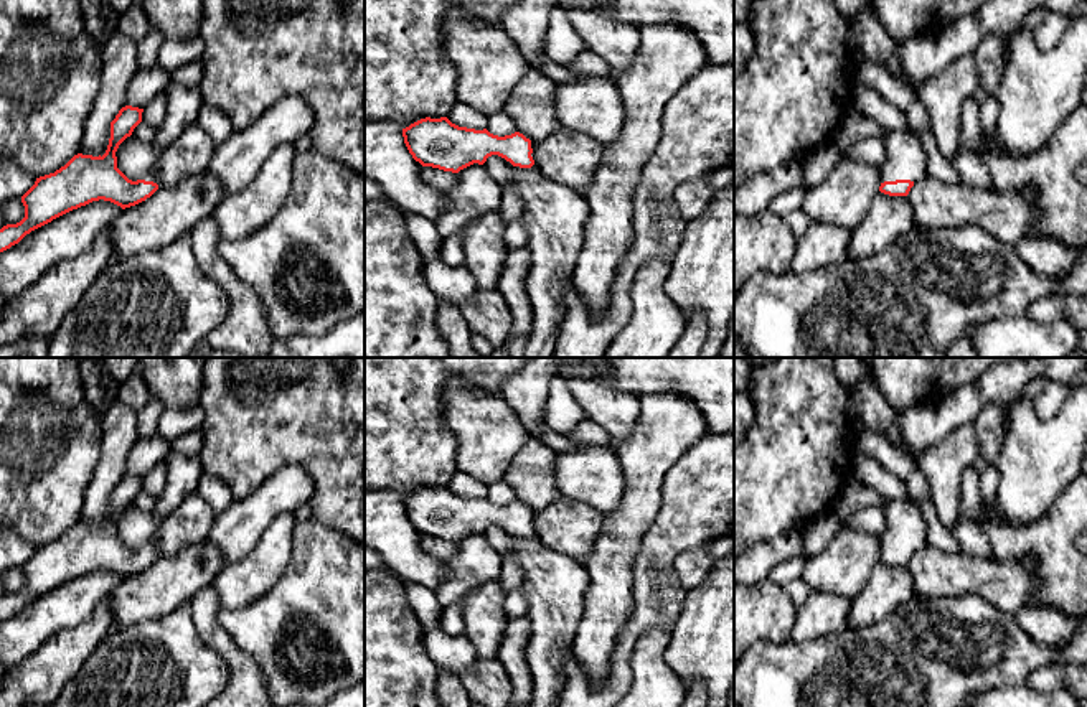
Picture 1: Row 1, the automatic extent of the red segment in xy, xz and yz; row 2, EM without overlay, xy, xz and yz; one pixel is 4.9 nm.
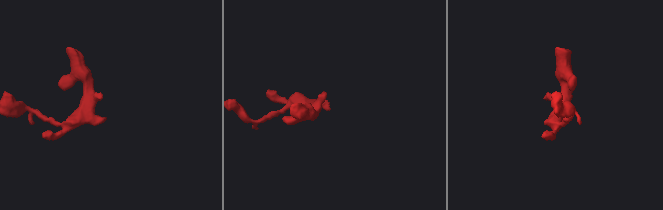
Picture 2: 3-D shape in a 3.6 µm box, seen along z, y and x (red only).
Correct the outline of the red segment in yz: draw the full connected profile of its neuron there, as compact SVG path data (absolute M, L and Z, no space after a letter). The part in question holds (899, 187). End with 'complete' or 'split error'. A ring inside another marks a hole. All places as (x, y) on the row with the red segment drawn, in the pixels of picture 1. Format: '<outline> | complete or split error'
M887 130L882 143L886 162L881 168L879 191L907 196L914 183L925 176L925 152L915 137L904 132Z | split error

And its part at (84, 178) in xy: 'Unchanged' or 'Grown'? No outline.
Grown

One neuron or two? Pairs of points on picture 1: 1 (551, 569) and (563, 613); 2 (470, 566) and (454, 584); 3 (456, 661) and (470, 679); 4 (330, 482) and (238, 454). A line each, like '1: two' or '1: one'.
1: one
2: one
3: two
4: one

